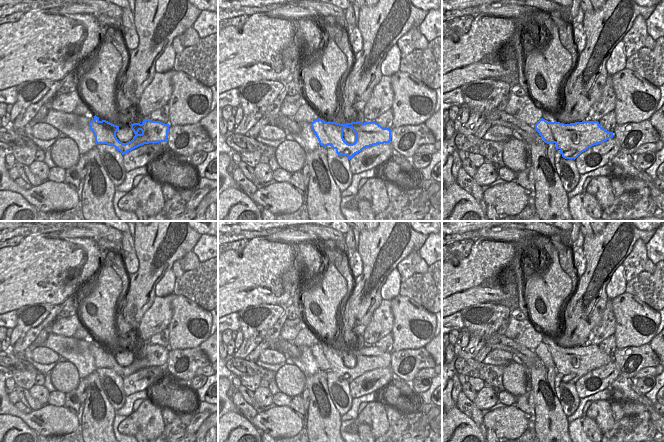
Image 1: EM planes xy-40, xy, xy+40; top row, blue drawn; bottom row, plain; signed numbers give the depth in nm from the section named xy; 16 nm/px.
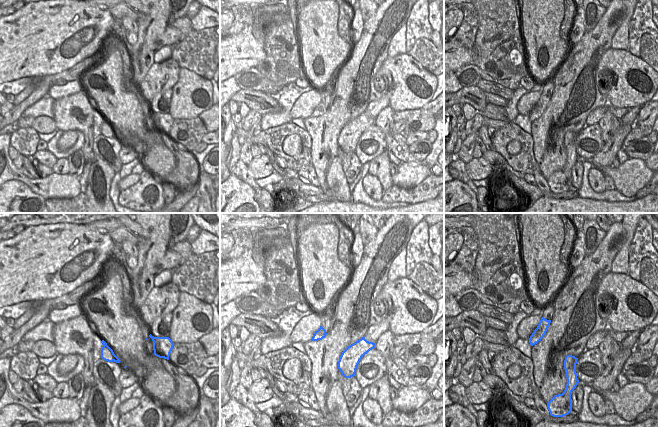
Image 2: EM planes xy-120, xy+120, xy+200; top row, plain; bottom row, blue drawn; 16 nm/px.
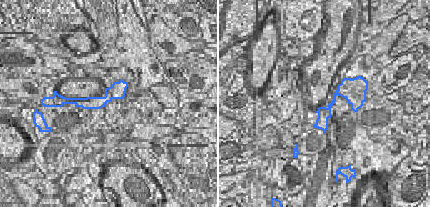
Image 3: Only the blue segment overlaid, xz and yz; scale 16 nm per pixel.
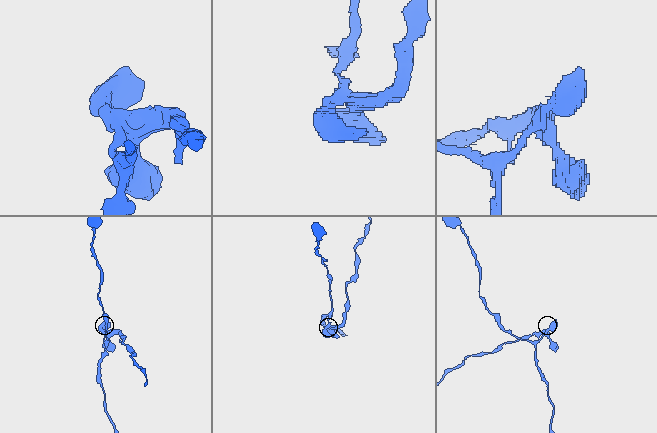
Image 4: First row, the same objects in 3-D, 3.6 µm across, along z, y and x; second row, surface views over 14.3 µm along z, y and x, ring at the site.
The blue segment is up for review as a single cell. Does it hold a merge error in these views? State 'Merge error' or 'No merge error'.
Merge error

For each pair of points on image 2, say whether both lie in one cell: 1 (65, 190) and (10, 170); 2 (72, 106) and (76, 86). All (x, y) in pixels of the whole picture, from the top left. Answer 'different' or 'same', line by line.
1: same
2: different

